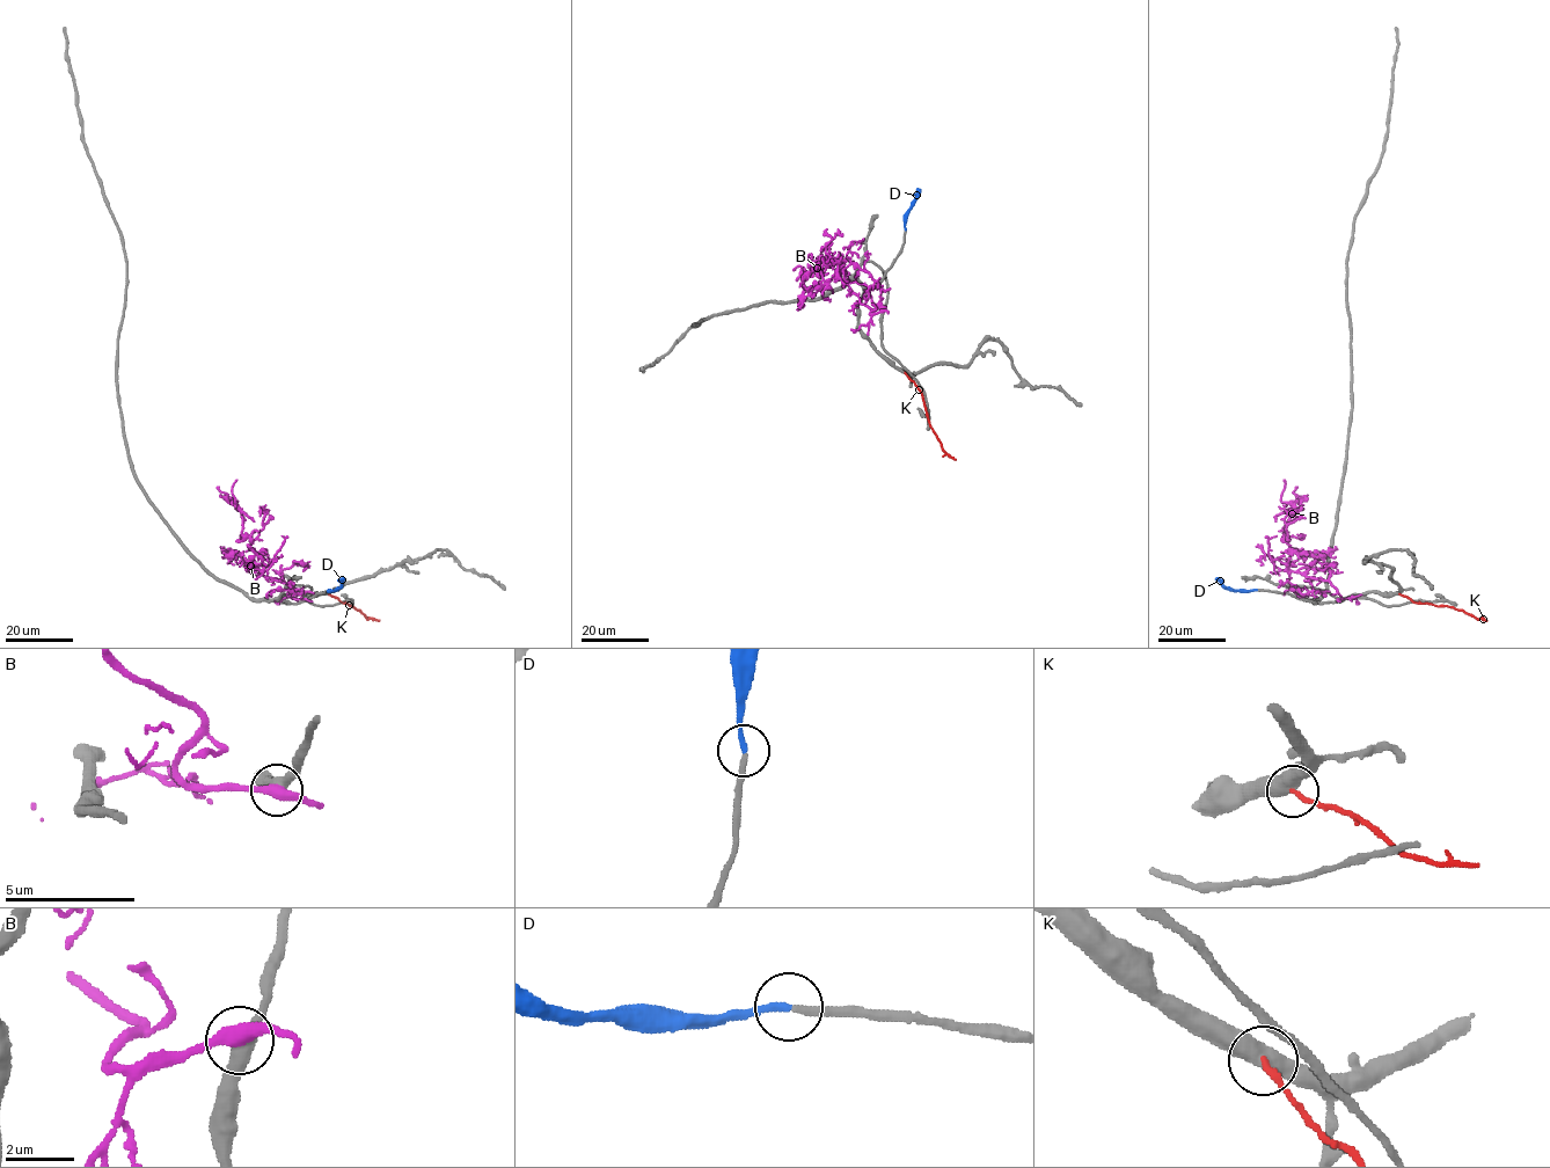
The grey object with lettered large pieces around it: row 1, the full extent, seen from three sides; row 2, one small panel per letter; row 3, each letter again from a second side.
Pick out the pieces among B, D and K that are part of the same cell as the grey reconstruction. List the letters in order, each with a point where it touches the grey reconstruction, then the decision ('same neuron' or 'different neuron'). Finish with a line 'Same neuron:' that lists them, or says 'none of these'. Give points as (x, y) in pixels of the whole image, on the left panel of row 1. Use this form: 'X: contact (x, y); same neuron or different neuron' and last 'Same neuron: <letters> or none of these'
B: contact (306, 599); different neuron
D: contact (329, 590); same neuron
K: contact (328, 593); different neuron
Same neuron: D

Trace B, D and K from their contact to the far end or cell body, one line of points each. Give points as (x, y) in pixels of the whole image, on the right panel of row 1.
B: (1338, 599), (1328, 581), (1308, 578), (1287, 567), (1293, 549), (1284, 527), (1294, 505), (1281, 499), (1284, 480)
D: (1256, 589), (1229, 590), (1216, 577)
K: (1399, 593), (1413, 601), (1450, 606), (1486, 620)

